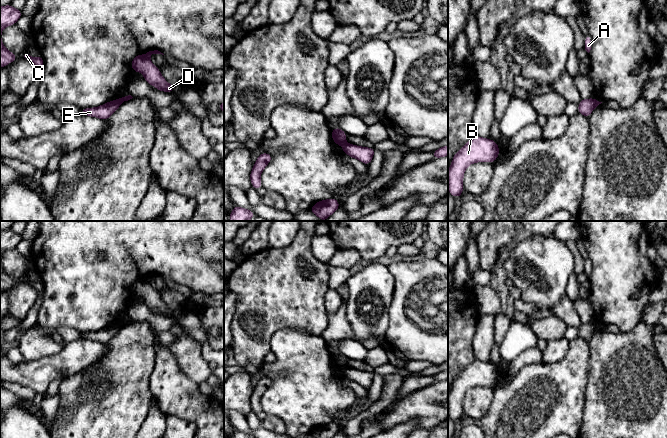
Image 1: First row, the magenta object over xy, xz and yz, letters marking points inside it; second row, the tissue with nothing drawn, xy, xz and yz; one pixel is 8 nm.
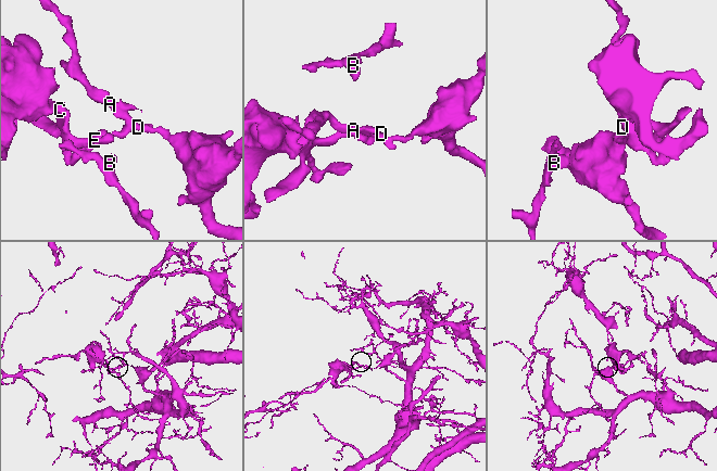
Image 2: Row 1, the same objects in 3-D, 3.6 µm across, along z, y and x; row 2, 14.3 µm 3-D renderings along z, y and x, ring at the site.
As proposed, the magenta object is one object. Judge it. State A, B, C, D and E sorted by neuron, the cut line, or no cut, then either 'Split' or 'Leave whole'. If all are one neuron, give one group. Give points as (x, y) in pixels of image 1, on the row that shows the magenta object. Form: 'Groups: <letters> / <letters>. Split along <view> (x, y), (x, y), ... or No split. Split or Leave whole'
Groups: A B D / C E. Split along xz (345, 142), (342, 145). Split

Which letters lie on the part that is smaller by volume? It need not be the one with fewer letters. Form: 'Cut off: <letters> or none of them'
Cut off: C, E

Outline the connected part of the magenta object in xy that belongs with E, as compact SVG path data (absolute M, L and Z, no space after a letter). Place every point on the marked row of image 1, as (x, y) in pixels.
M116 99L96 108L83 108L81 115L93 116L107 120L119 108L120 104L120 99Z

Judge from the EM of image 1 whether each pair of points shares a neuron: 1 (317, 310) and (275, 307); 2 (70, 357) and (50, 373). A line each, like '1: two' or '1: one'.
1: one
2: one

